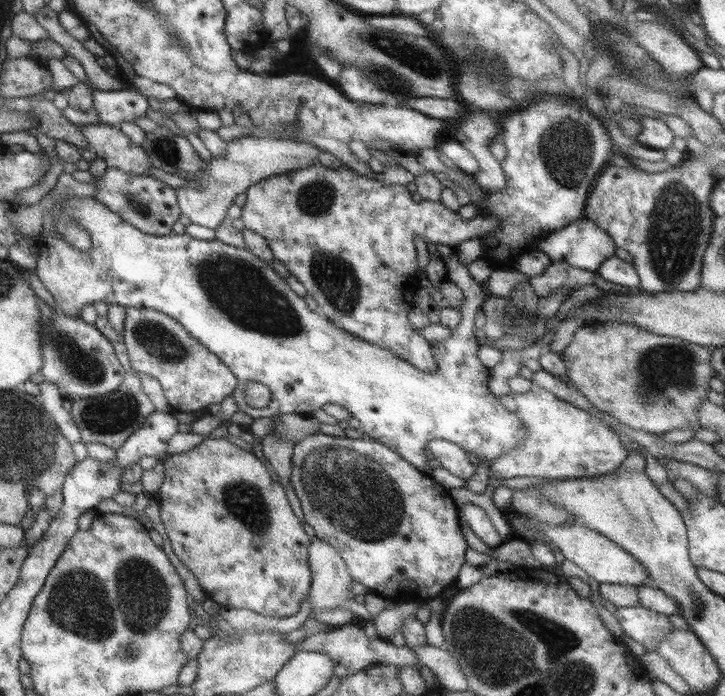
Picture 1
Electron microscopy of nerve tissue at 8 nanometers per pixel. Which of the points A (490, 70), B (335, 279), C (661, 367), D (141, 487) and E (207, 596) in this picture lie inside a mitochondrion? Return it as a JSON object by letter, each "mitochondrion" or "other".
{"A":"mitochondrion","B":"mitochondrion","C":"mitochondrion","D":"other","E":"other"}

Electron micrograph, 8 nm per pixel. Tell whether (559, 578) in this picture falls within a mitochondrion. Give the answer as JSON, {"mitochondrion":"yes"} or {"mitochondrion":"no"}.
{"mitochondrion":"no"}

